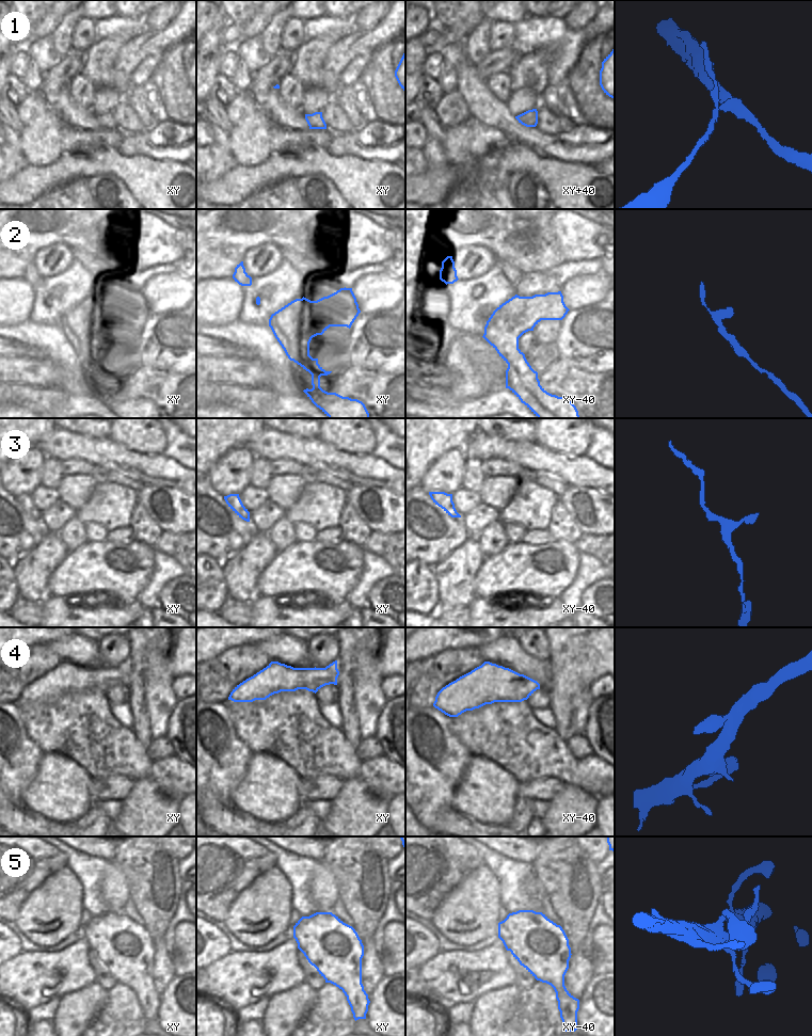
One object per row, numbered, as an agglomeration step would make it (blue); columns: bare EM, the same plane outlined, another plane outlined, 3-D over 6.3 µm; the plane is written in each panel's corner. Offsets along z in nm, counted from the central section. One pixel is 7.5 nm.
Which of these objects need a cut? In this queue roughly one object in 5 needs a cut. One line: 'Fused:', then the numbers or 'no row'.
Fused: no row

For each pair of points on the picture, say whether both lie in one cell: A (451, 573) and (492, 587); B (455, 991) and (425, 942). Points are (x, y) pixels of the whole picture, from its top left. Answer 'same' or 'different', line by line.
A: different
B: different

